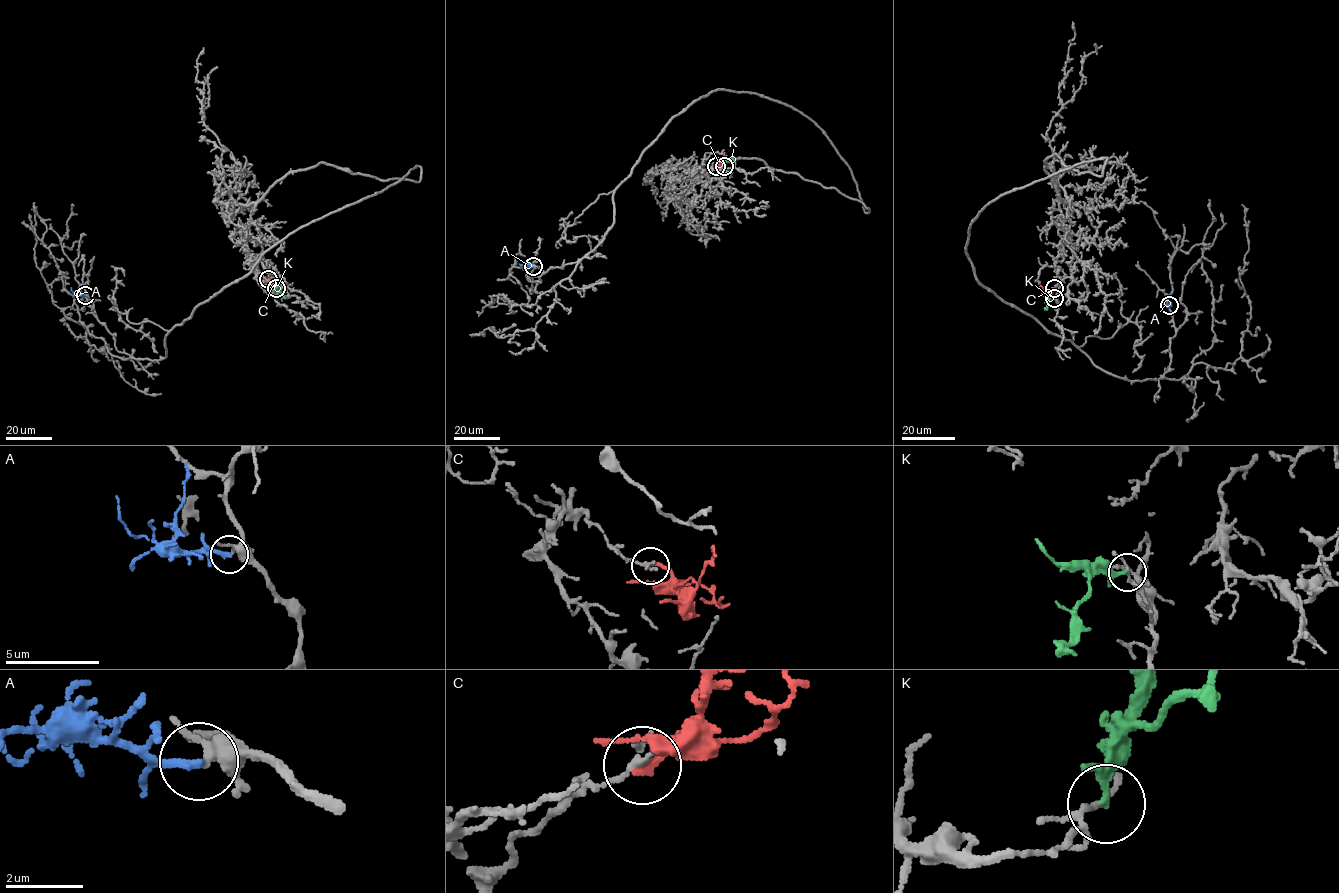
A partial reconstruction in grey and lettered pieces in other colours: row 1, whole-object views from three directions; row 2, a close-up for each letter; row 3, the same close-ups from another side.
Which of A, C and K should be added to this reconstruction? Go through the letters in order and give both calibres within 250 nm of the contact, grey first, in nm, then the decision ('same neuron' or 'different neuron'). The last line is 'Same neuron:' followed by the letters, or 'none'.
A: 280 nm thick on the grey side, 240 nm on the other; different neuron
C: 220 nm thick on the grey side, 200 nm on the other; different neuron
K: 90 nm thick on the grey side, 150 nm on the other; different neuron
Same neuron: none

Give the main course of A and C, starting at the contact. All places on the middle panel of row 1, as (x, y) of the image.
A: (532, 266), (519, 264)
C: (716, 166), (724, 153)

